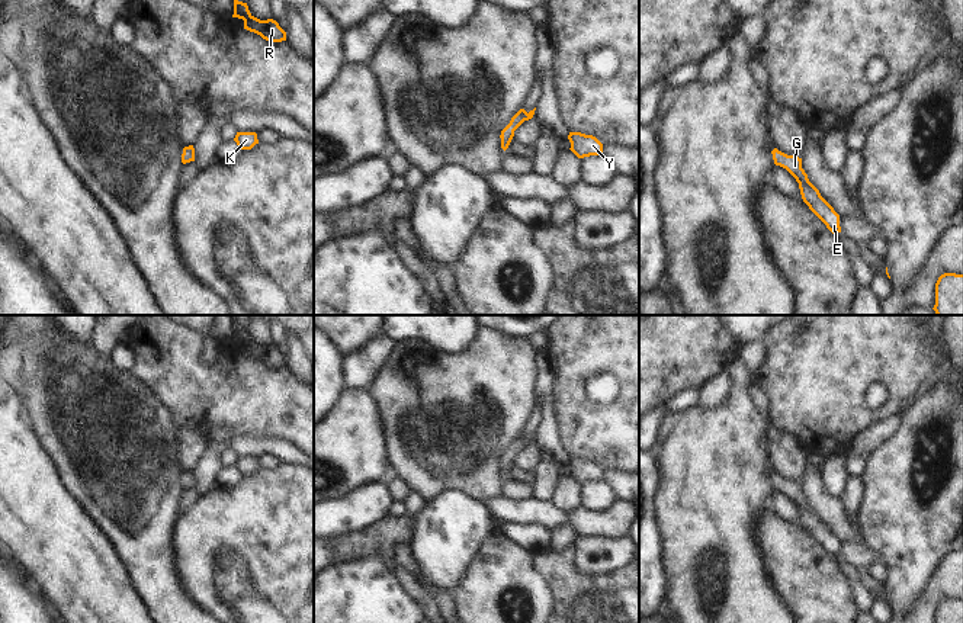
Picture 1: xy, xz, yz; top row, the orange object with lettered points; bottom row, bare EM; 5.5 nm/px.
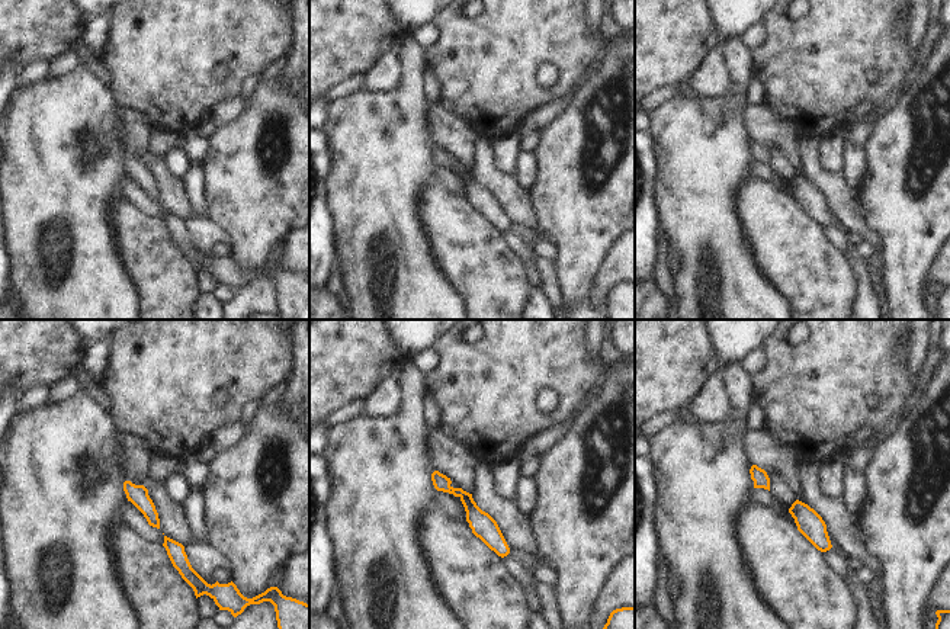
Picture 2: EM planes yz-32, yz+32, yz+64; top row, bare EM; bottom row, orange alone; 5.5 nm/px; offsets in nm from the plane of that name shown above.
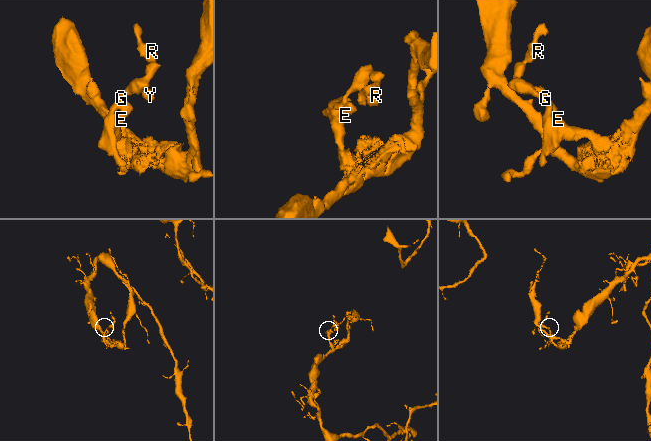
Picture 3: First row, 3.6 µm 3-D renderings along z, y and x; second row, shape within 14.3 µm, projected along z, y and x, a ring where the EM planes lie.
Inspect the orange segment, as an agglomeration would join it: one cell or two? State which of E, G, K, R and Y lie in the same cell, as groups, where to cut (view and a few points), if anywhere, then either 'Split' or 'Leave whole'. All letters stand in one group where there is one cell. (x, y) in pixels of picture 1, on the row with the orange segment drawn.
Groups: E G K R Y. No split. Leave whole.

